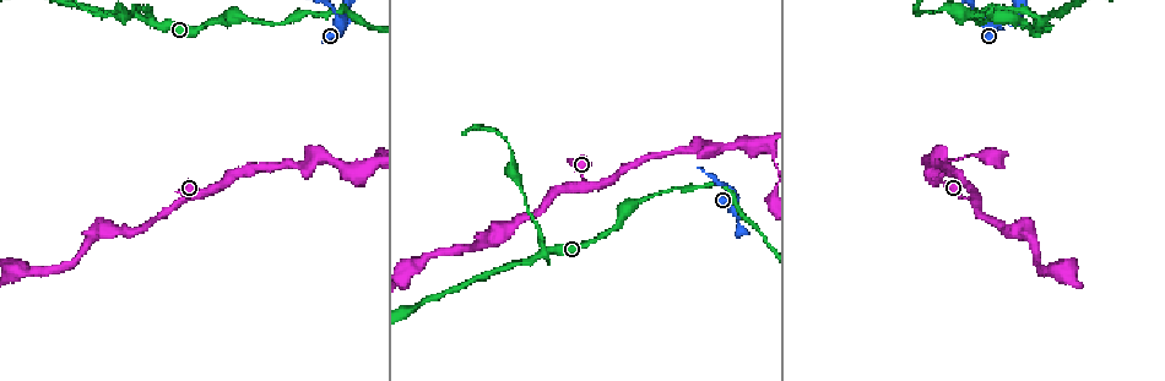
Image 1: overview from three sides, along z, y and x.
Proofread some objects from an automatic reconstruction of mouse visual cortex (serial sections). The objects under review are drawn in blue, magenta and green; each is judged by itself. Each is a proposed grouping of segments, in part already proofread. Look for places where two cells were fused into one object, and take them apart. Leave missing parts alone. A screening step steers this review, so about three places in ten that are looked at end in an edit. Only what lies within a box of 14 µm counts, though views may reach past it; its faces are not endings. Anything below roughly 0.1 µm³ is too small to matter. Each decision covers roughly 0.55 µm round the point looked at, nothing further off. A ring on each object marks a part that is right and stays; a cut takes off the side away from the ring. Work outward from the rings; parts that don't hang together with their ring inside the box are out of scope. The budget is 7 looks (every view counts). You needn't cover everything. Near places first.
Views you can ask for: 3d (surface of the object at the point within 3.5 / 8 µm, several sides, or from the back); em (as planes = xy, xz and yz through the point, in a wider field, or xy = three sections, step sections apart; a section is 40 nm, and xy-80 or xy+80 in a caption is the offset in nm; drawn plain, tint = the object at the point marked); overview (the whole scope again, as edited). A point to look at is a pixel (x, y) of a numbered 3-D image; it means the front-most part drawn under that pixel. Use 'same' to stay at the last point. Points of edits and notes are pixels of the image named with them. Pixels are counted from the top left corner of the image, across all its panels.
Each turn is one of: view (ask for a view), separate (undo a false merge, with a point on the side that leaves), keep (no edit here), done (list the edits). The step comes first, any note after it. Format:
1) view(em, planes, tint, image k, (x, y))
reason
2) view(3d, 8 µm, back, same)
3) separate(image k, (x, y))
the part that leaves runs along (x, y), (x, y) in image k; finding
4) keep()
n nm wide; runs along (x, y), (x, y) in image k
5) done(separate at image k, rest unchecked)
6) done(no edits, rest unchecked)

view(3d, 3.5 µm, image 1, (570, 191))
two arms in line, one across

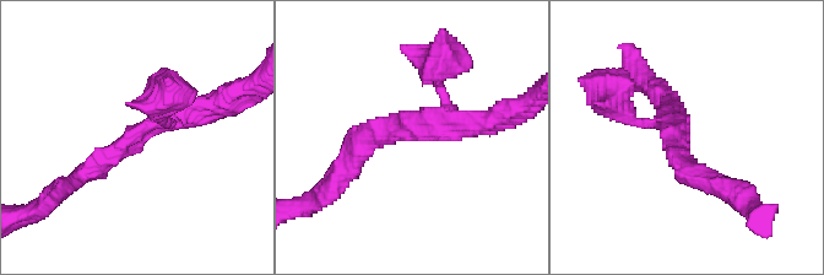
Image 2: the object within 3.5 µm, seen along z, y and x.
view(em, planes, tint, image 2, (678, 134))
3 arms; arms of 150, 250, 300 nm; need the tissue

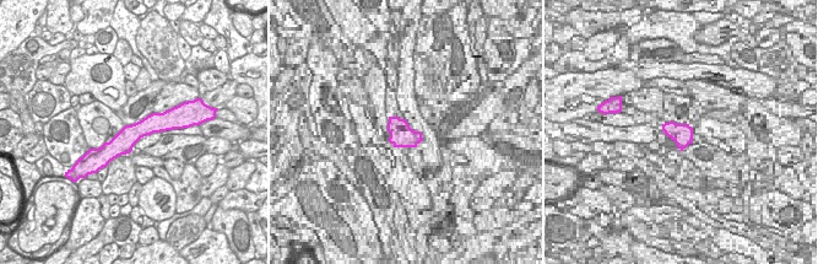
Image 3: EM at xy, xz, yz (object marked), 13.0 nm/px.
keep()
runs along (438, 80), (438, 124), (356, 156) in image 2; one cell here

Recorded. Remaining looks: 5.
view(3d, 3.5 µm, image 1, (152, 19))
thick turns thin

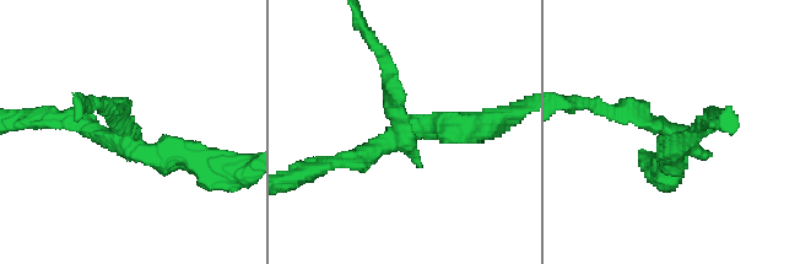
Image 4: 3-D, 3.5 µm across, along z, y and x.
view(em, xy, step 1, tint, image 4, (125, 140))
need the tissue

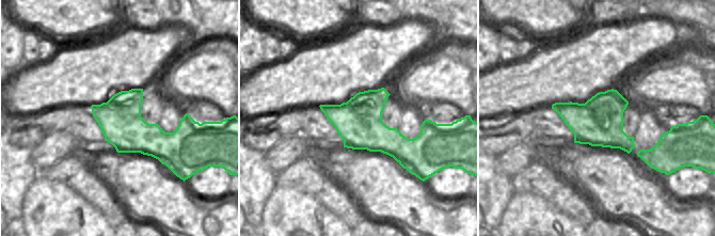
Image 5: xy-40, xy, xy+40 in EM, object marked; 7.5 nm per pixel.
separate(image 4, (632, 117))
two cells meet here

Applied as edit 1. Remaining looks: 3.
view(3d, 3.5 µm, image 1, (348, 22))
thin neck

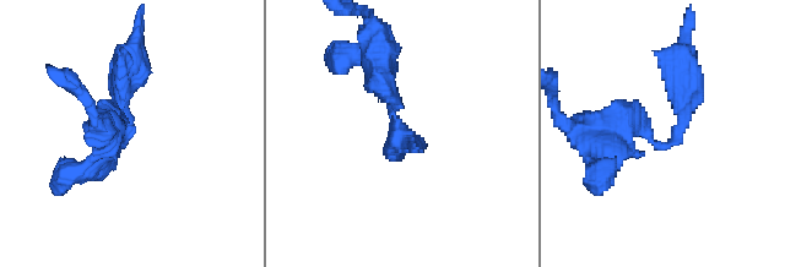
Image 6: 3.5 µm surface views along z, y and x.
view(em, xy, step 1, tint, image 6, (674, 133))
arms of 300, 350 nm; shape alone is not enough

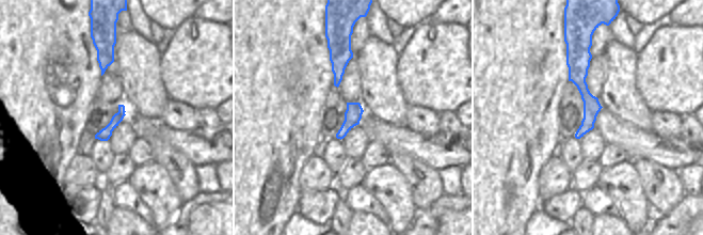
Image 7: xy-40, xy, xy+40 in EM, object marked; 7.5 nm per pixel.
view(em, xy, step 2, tint, same)
cut it another way

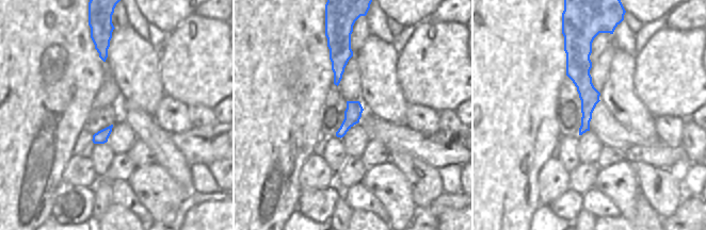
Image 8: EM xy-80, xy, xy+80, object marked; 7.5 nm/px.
separate(image 6, (681, 129))
two cells meet here

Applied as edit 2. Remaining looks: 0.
done(separate at image 4, separate at image 6, rest unchecked)

